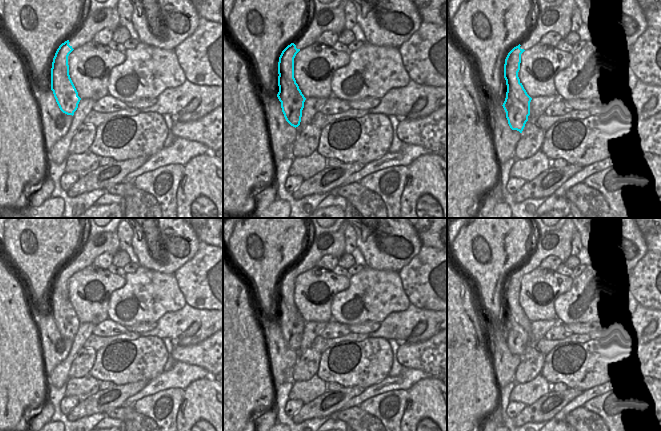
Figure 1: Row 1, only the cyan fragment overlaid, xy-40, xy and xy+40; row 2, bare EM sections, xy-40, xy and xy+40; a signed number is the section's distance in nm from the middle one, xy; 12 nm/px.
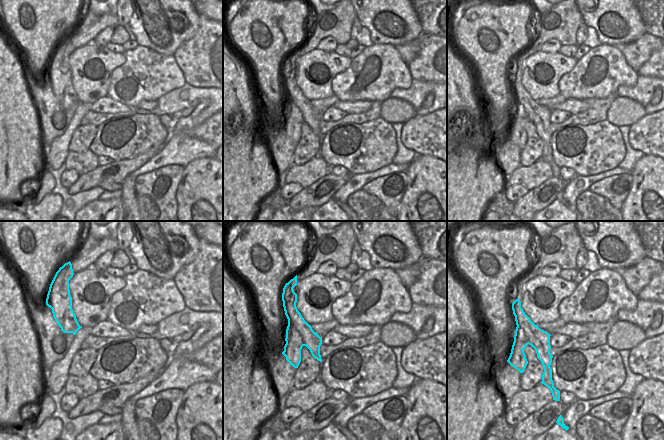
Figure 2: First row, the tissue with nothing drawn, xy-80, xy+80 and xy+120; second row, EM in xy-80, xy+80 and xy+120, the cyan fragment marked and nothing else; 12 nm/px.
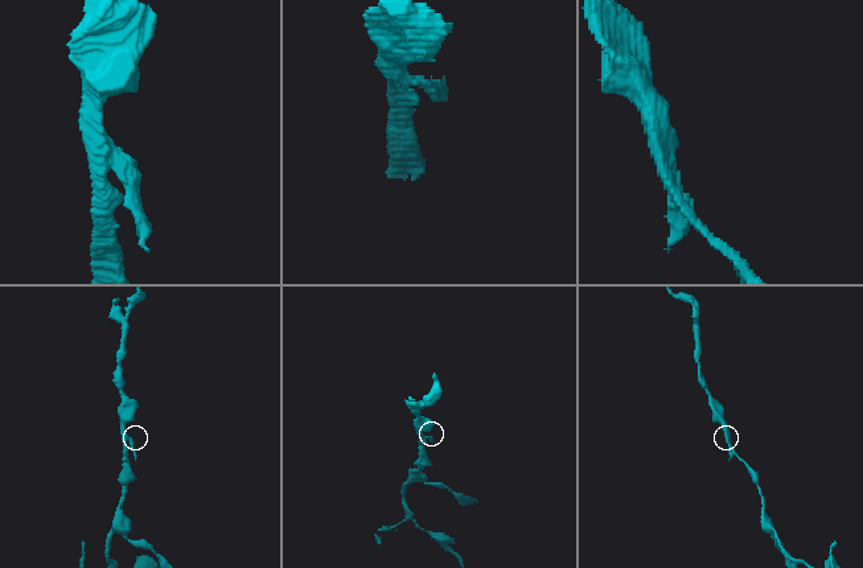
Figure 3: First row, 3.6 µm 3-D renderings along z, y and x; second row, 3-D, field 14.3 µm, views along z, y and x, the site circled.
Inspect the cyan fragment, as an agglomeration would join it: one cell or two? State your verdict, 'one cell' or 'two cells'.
two cells

